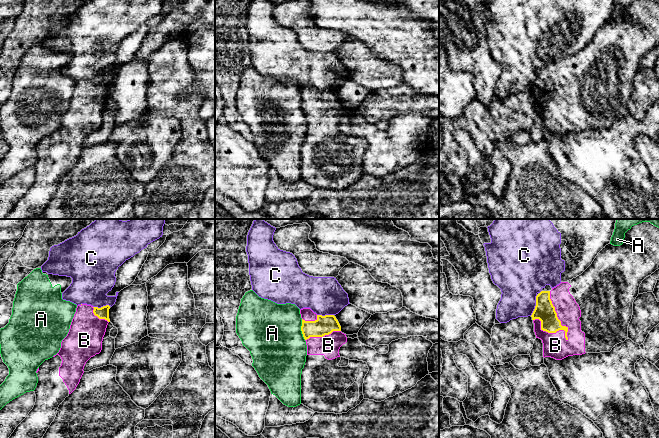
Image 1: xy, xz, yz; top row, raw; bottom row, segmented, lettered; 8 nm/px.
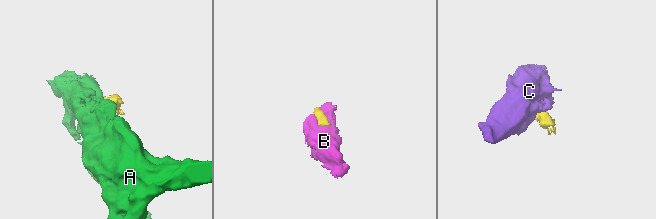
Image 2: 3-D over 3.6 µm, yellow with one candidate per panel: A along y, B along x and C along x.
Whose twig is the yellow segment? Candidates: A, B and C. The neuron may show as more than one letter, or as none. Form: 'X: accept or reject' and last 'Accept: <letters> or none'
A: reject
B: accept
C: reject
Accept: B

